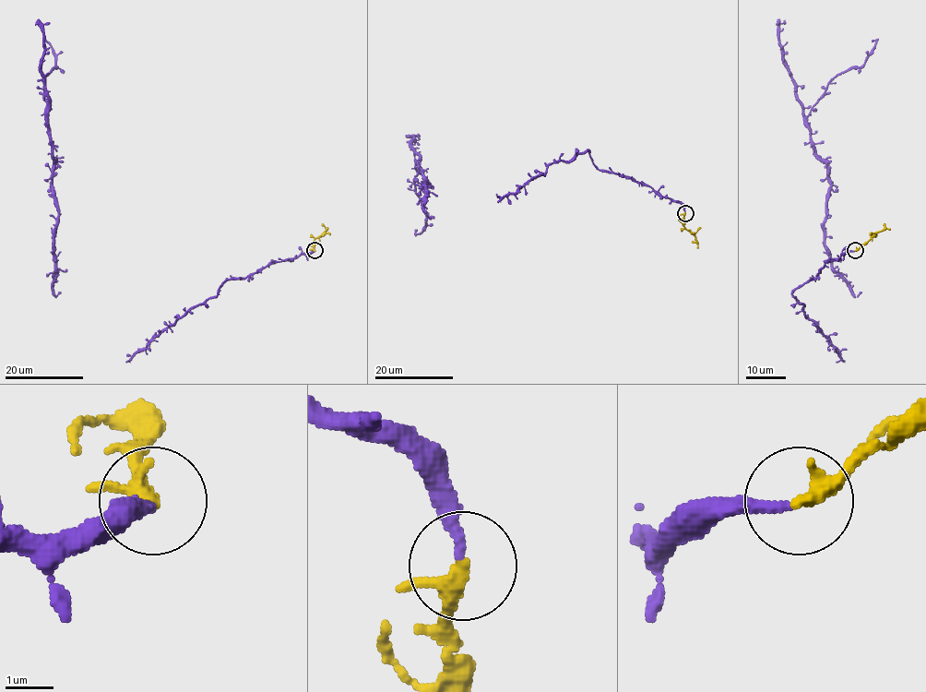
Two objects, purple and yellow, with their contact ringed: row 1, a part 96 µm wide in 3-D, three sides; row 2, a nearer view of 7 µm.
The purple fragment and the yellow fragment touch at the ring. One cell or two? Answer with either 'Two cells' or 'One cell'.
One cell

